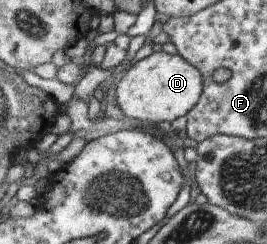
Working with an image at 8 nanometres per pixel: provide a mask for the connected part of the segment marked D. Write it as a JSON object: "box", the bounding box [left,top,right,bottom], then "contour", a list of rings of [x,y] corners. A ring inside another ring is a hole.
{"box":[116,52,202,124],"contour":[[[152,52],[150,56],[138,60],[116,86],[116,108],[124,118],[146,121],[152,124],[172,122],[185,116],[198,102],[202,91],[200,72],[177,53]]]}

